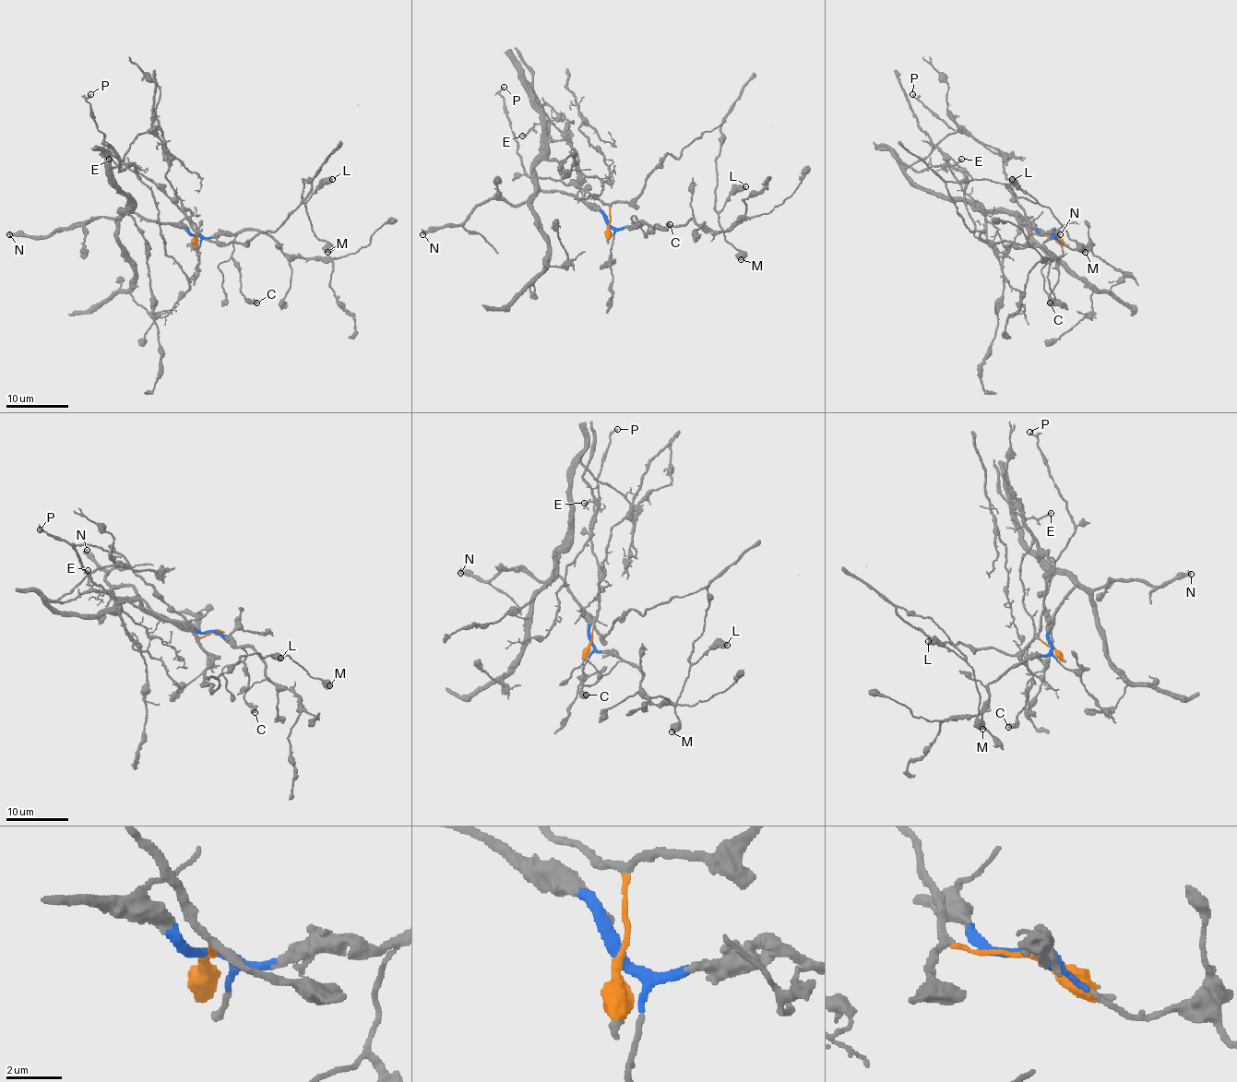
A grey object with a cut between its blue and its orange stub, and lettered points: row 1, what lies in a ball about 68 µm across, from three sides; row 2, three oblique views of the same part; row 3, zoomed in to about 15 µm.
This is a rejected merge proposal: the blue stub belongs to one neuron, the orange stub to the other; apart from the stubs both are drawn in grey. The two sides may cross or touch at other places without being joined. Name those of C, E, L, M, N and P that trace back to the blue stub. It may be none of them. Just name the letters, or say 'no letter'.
C, E, N

